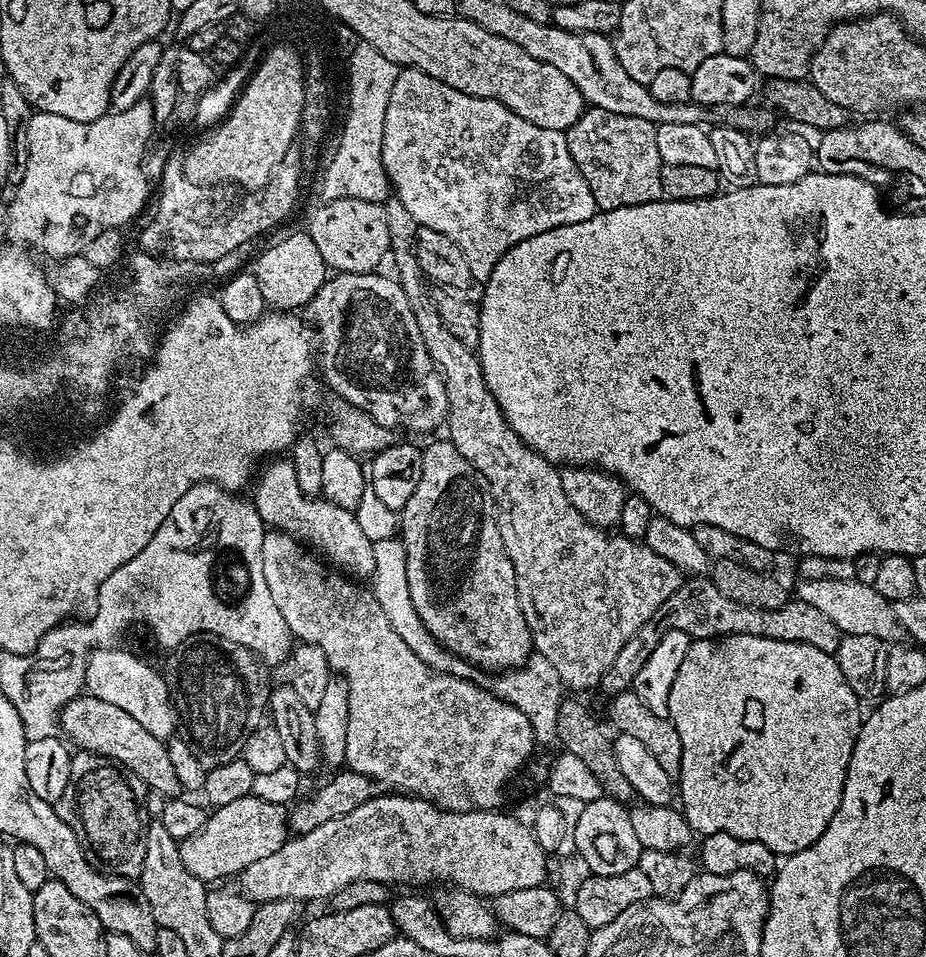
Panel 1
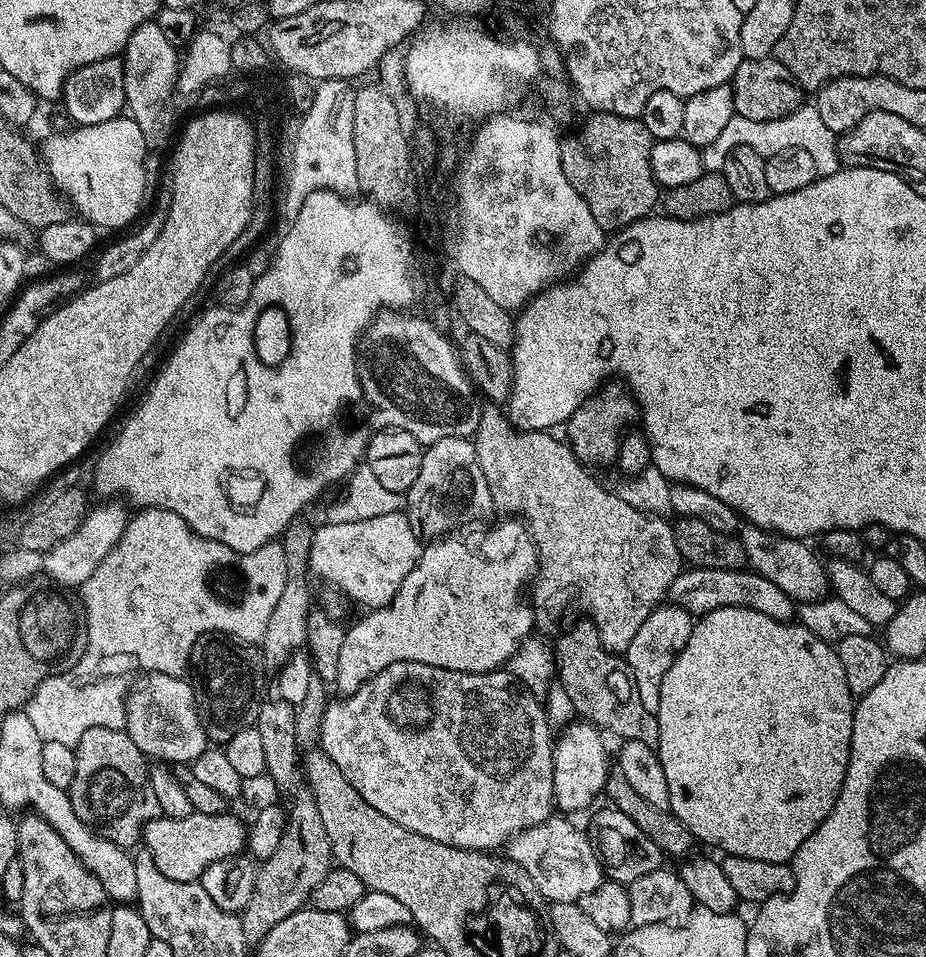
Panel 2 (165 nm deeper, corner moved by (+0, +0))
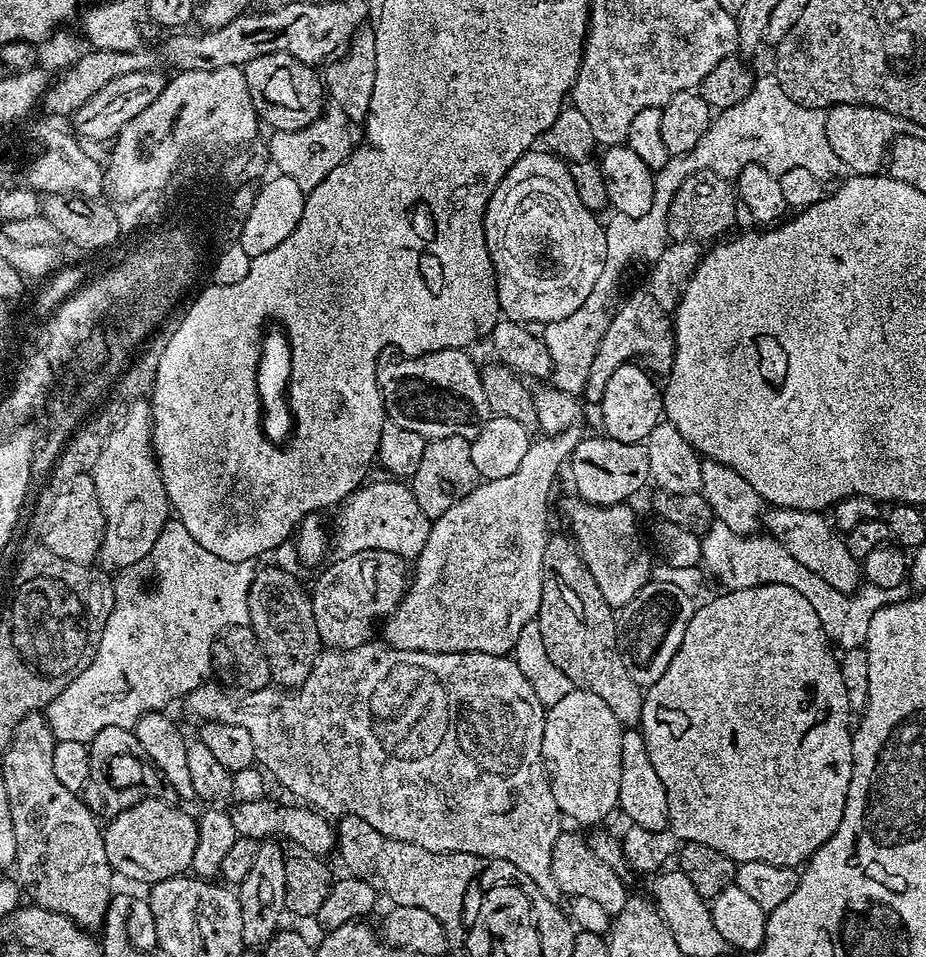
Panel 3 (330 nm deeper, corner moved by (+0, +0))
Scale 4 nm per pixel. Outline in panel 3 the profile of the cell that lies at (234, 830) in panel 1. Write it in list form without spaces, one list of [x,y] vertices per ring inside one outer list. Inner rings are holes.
[[[160,798],[139,800],[134,806],[111,817],[103,829],[106,858],[116,876],[134,878],[142,886],[151,886],[171,876],[185,875],[191,869],[198,846],[195,815],[183,812]]]

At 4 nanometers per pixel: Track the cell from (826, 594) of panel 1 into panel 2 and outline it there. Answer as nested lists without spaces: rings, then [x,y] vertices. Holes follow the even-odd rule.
[[[755,526],[741,527],[738,543],[744,552],[747,567],[757,572],[762,578],[770,578],[778,590],[791,596],[796,602],[822,600],[829,595],[830,584],[826,579],[825,565],[816,561],[805,541],[791,536],[779,536],[776,532],[768,532],[765,528]]]

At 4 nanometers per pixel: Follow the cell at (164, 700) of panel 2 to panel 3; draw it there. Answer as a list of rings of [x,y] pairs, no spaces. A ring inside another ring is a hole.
[[[365,642],[356,648],[321,651],[309,676],[298,690],[269,686],[260,688],[257,692],[236,695],[219,683],[205,682],[195,688],[190,695],[183,697],[182,705],[184,704],[185,710],[194,719],[200,720],[199,722],[233,724],[247,730],[250,739],[254,741],[256,764],[273,781],[276,779],[286,791],[293,792],[300,799],[297,801],[329,817],[333,816],[332,818],[357,816],[370,822],[374,830],[390,838],[422,846],[431,852],[465,852],[505,860],[518,866],[518,870],[522,870],[522,874],[526,874],[530,882],[534,882],[534,886],[538,886],[538,890],[546,894],[546,898],[559,901],[562,893],[555,875],[551,873],[551,854],[555,840],[562,833],[560,826],[562,815],[558,803],[554,802],[551,782],[544,768],[543,726],[546,708],[538,700],[534,687],[527,681],[525,674],[522,674],[515,659],[511,655],[495,656],[484,653],[424,653],[418,650],[392,648],[384,642],[372,643]]]

